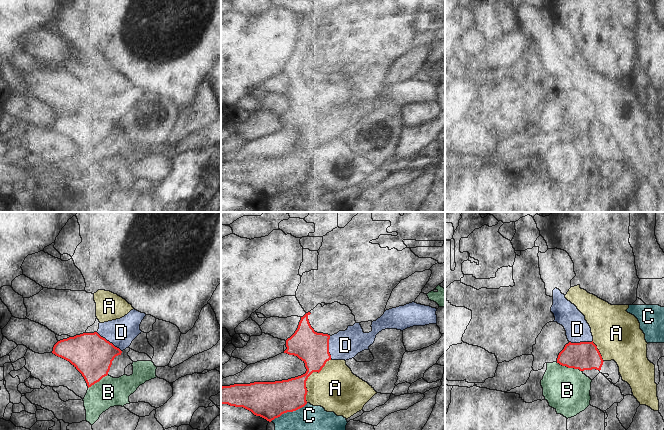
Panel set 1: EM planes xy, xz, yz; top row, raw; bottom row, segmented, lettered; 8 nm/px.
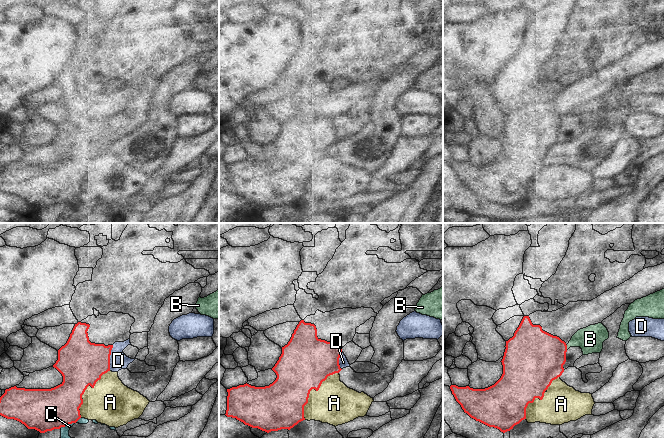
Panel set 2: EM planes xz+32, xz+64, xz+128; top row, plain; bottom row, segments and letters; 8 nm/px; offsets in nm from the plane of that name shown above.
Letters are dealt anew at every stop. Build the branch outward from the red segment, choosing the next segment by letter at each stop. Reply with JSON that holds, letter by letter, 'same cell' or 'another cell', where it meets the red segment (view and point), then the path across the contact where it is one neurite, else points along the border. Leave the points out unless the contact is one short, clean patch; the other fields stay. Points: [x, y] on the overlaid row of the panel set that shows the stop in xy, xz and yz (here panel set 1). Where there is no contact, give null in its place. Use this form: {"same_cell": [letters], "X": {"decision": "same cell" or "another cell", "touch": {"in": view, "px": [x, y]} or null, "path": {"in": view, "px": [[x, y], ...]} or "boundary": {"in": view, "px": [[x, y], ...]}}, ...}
{"same_cell": [], "A": {"decision": "another cell", "touch": {"in": "xz", "px": [308, 376]}}, "B": {"decision": "another cell", "touch": {"in": "yz", "px": [569, 367]}}, "C": {"decision": "another cell", "touch": {"in": "xz", "px": [288, 411]}, "boundary": {"in": "xz", "px": [[307, 403], [295, 410], [284, 412], [270, 421]]}}, "D": {"decision": "another cell", "touch": {"in": "xy", "px": [108, 341]}, "boundary": {"in": "xy", "px": [[96, 332], [121, 351]]}}}

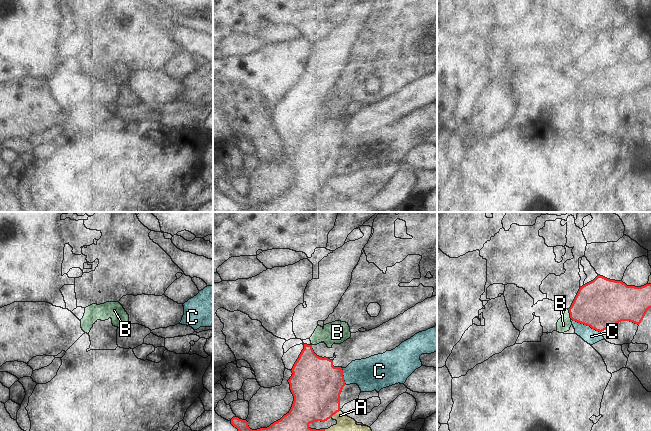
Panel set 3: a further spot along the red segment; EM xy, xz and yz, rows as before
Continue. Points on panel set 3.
{"same_cell": ["B"], "A": {"decision": "another cell", "touch": {"in": "xz", "px": [335, 413]}}, "B": {"decision": "same cell", "touch": {"in": "yz", "px": [570, 314]}, "path": {"in": "yz", "px": [[599, 304], [570, 314], [563, 325]]}}, "C": {"decision": "another cell", "touch": {"in": "yz", "px": [586, 324]}}}

